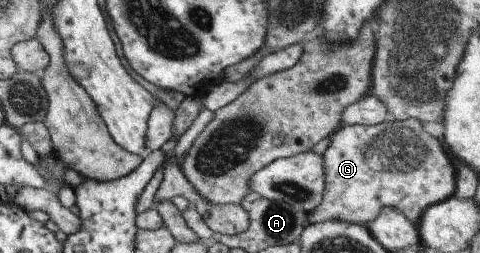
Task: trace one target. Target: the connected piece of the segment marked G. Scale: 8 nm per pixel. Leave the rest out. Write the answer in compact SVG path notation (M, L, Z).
M418 119L386 120L379 125L344 124L325 150L327 183L322 204L309 213L310 223L343 220L367 225L383 208L397 208L419 224L426 208L454 190L454 170L437 138L428 136Z

